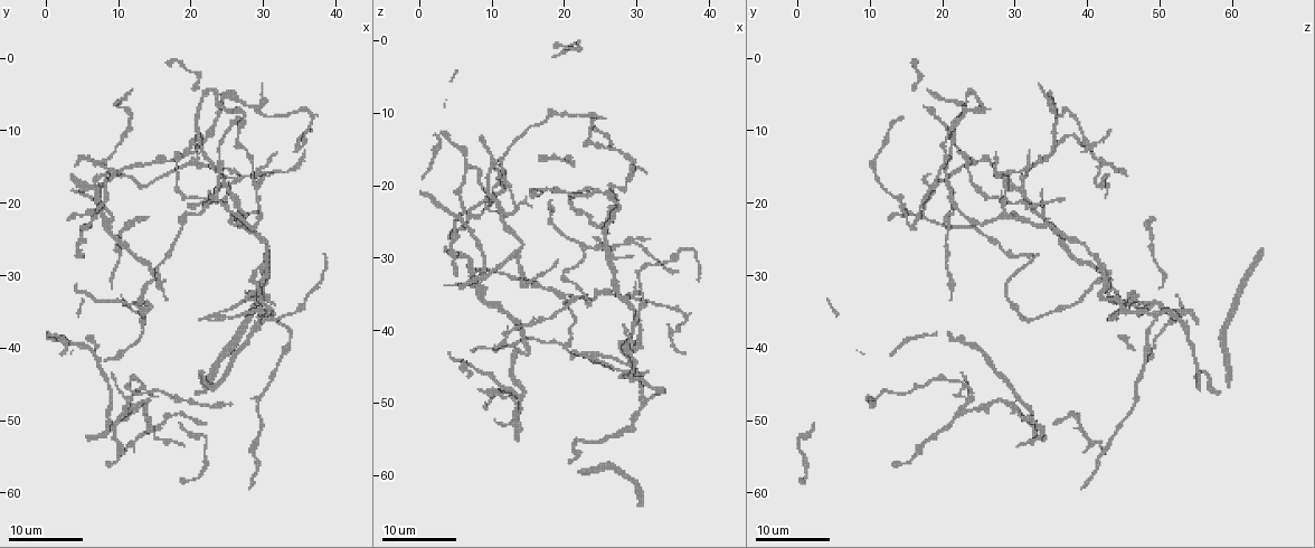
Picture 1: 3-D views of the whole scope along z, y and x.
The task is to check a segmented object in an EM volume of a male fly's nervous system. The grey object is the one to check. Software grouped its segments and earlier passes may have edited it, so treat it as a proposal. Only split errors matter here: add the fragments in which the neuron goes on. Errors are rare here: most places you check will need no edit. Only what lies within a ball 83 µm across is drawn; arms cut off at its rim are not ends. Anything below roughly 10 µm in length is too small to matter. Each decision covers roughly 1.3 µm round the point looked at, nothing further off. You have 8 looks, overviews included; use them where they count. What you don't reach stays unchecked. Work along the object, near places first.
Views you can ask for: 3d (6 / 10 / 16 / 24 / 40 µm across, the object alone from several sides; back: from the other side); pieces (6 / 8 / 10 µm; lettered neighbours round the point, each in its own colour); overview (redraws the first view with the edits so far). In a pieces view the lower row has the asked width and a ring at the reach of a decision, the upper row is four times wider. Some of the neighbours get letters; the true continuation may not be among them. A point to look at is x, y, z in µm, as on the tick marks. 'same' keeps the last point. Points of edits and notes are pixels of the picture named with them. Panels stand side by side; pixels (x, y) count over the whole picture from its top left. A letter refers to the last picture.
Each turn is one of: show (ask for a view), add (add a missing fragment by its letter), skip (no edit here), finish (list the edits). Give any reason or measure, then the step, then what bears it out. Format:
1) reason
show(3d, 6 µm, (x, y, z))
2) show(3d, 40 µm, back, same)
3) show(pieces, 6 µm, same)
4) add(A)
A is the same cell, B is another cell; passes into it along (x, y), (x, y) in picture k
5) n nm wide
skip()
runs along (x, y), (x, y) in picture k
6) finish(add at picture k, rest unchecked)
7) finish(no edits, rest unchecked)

branch stops here
show(3d, 16 µm, (25.5, 48.0, 11.0))

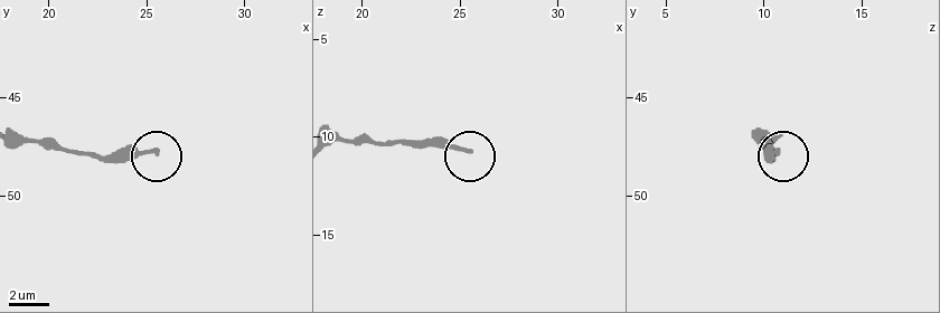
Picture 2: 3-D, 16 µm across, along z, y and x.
show(pieces, 8 µm, (25.4, 47.9, 10.7))

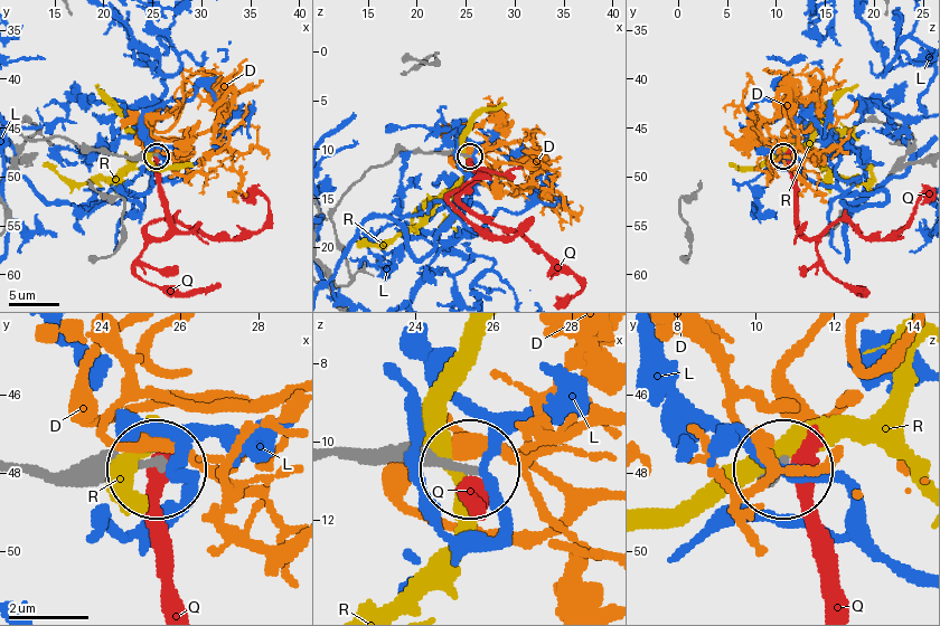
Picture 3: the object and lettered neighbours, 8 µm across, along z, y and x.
skip()
D, L, Q and R are other cells; runs along (19, 463), (58, 473), (156, 470) in picture 3; no lettered fragment goes on from it

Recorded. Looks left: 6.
free end
show(3d, 16 µm, (26.5, 8.0, 14.5))

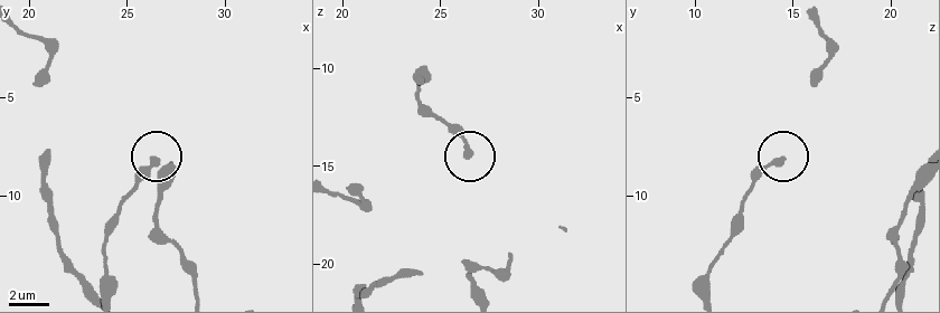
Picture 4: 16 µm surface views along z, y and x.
show(pieces, 10 µm, (26.4, 8.2, 14.5))

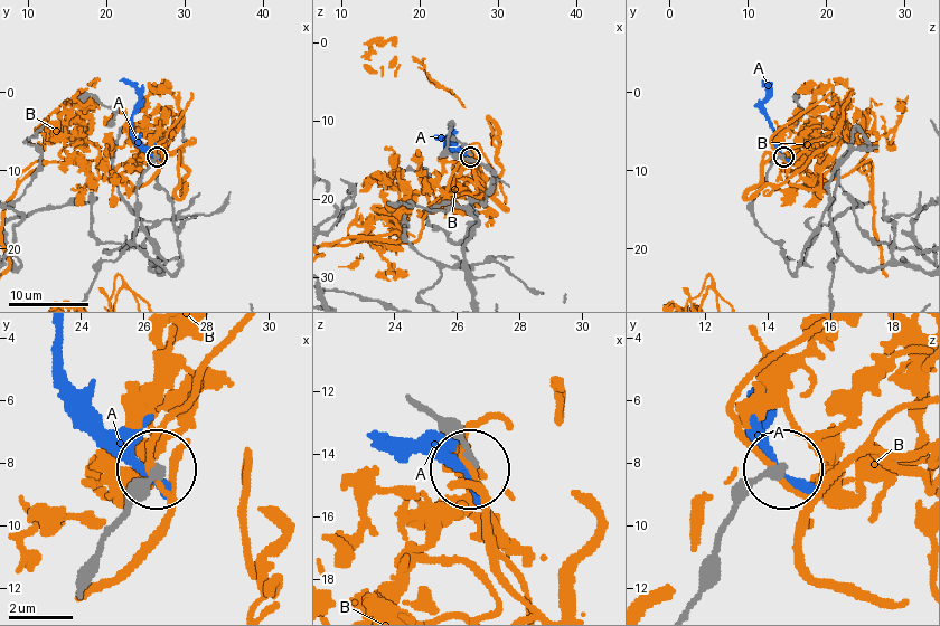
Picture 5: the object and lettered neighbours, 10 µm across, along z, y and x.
320 nm wide
skip()
A and B are other cells; no lettered fragment goes on from it

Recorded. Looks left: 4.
long arm stops here
show(3d, 24 µm, (38.5, 27.0, 32.5))

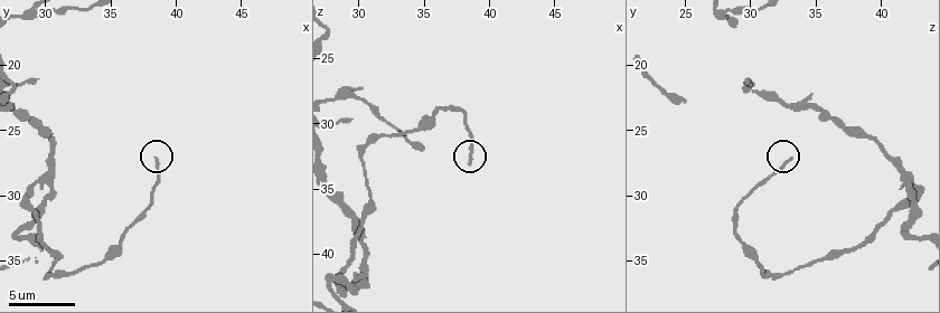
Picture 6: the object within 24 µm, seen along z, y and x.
show(pieces, 10 µm, (38.4, 27.2, 33.0))

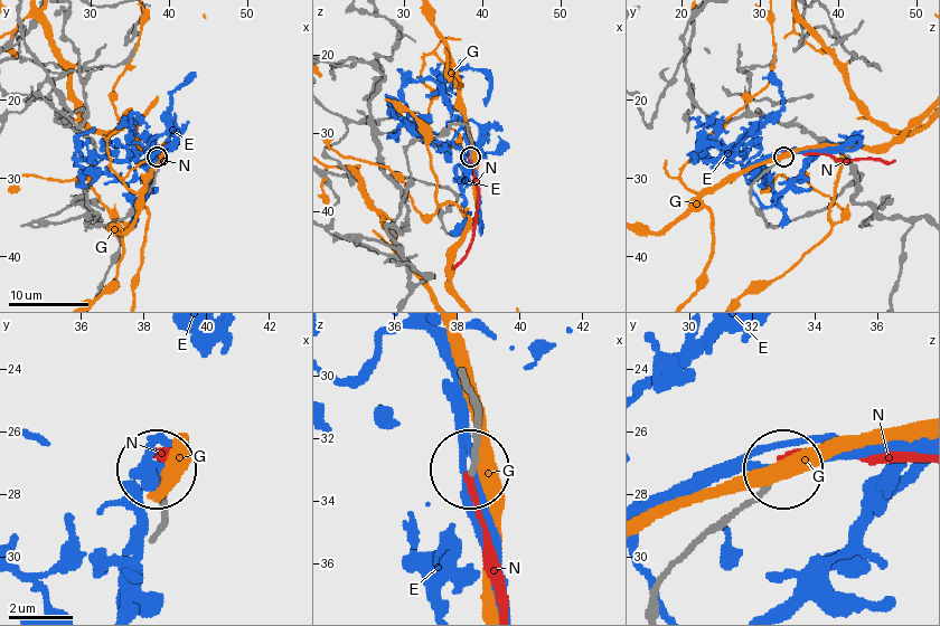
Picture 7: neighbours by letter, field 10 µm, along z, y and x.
150 nm wide
skip()
E, G and N are other cells; runs along (468, 389), (473, 467) in picture 7; none of them fits

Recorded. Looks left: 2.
thin end
show(3d, 16 µm, (36.5, 10.0, 43.5))

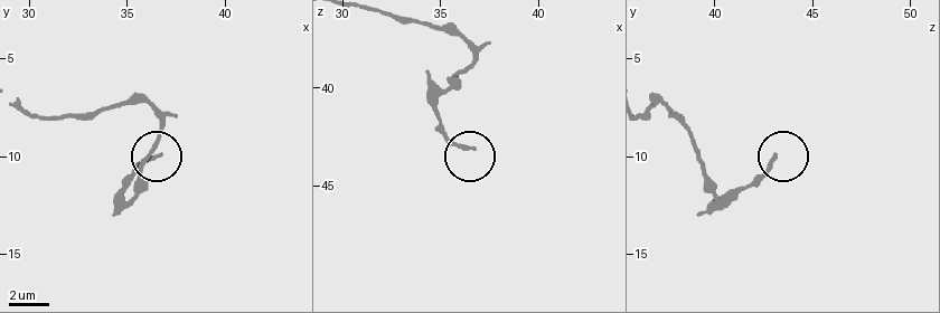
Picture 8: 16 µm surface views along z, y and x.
show(pieces, 10 µm, (36.6, 9.9, 43.0))

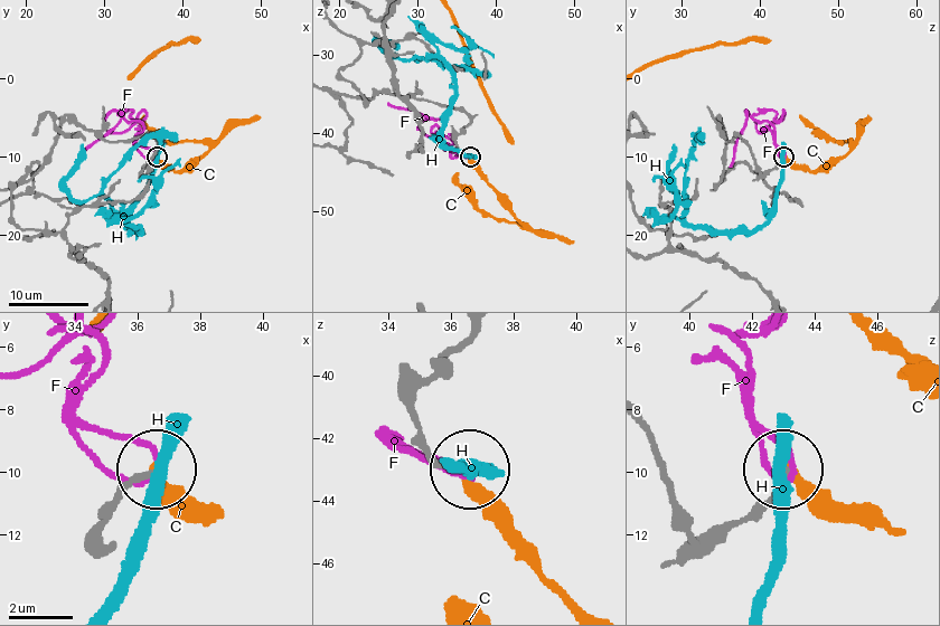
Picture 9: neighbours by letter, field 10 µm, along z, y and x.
skip()
C, F and H are other cells; runs along (102, 537), (112, 508), (150, 471) in picture 9; none of them fits

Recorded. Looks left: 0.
finish(no edits, rest unchecked)

